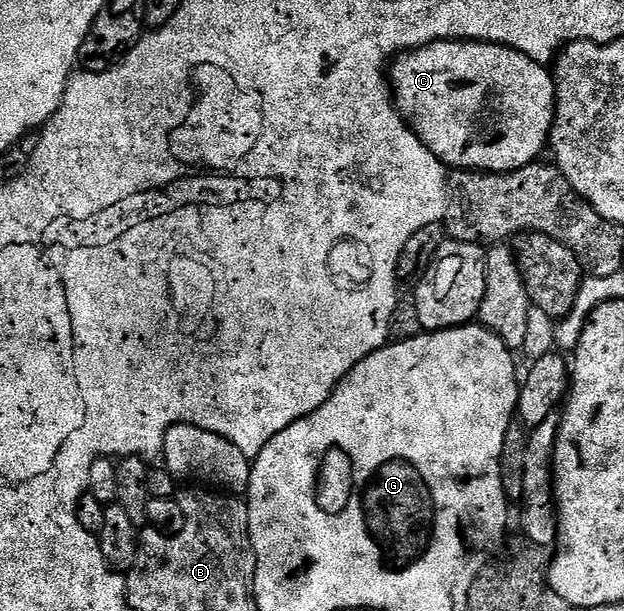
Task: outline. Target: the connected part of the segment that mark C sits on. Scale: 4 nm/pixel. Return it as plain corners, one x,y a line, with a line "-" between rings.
440,39
437,43
431,43
425,47
419,47
416,51
406,51
403,55
396,56
390,67
390,86
394,96
396,110
404,118
405,124
411,127
414,134
421,139
438,157
438,161
448,169
462,171
494,171
503,173
517,171
523,167
537,162
541,158
540,150
547,148
552,133
552,118
556,112
556,84
552,72
545,64
530,61
522,53
518,53
509,47
503,47
497,43
473,43
467,39

